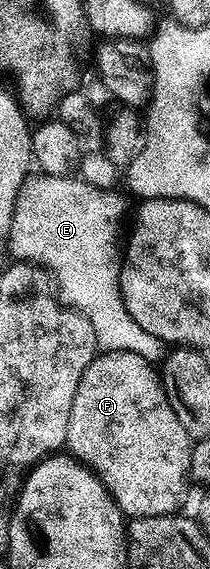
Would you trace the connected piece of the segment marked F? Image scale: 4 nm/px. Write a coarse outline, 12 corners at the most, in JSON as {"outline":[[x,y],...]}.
{"outline":[[95,355],[65,447],[123,516],[168,516],[192,437],[159,369]]}

